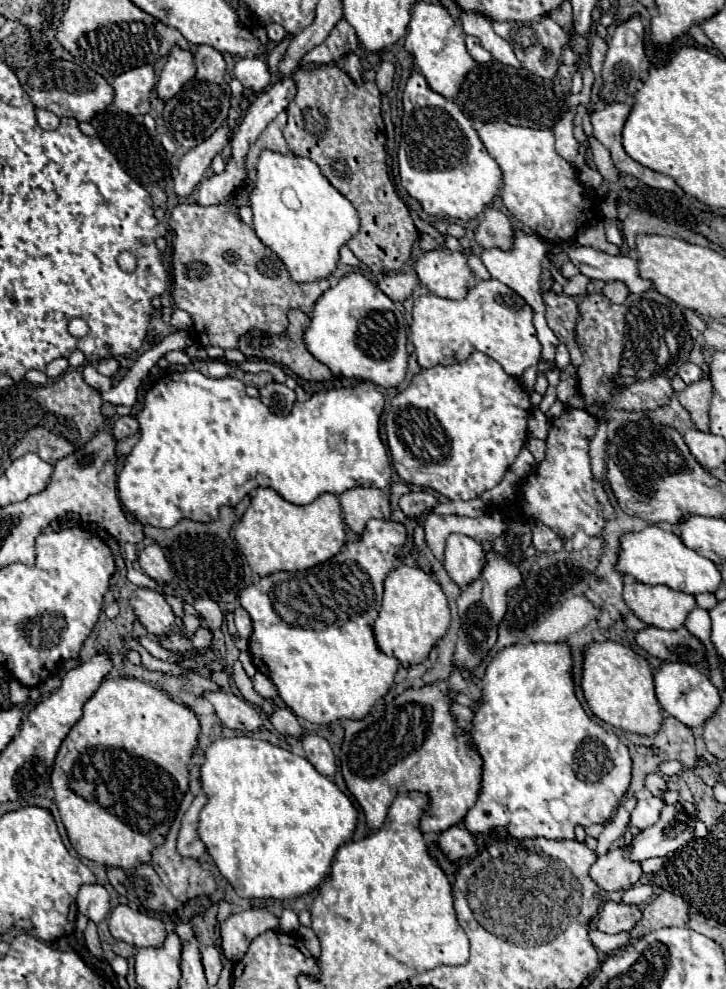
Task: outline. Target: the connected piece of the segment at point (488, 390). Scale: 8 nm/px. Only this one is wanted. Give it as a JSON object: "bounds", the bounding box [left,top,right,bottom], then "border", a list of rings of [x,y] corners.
{"bounds":[385,352,531,500],"border":[[[473,352],[467,360],[463,362],[455,362],[455,364],[449,364],[449,366],[443,366],[443,364],[437,364],[433,368],[427,368],[419,374],[413,376],[409,388],[405,388],[403,392],[399,392],[385,408],[385,432],[387,432],[387,444],[389,444],[389,450],[391,450],[391,456],[393,456],[393,466],[397,470],[397,474],[411,486],[419,486],[419,488],[433,488],[435,492],[439,492],[441,496],[445,496],[447,500],[471,500],[471,498],[479,498],[485,490],[491,490],[495,488],[505,472],[511,468],[511,464],[515,462],[517,454],[521,452],[521,448],[525,446],[527,442],[527,418],[531,414],[531,404],[529,404],[529,394],[521,388],[519,380],[505,374],[503,368],[489,356],[485,356],[483,352]]]}

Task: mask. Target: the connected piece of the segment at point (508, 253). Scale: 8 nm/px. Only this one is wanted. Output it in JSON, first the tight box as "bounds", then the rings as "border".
{"bounds":[481,228,559,360],"border":[[[515,228],[513,230],[513,248],[509,248],[509,250],[489,248],[489,250],[483,250],[481,252],[481,262],[487,266],[491,278],[495,278],[495,280],[503,282],[505,286],[509,286],[513,292],[517,292],[533,308],[533,324],[535,324],[539,342],[543,346],[543,352],[541,352],[541,358],[543,360],[553,360],[555,358],[555,348],[559,344],[555,332],[547,326],[547,320],[545,320],[545,304],[541,300],[541,290],[539,290],[541,260],[547,256],[549,248],[551,246],[541,236],[537,236],[533,232],[527,232],[527,230],[521,230],[521,228]]]}

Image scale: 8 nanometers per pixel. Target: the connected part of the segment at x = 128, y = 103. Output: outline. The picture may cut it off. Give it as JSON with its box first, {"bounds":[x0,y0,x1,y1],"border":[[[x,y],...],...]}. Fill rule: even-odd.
{"bounds":[113,64,155,114],"border":[[[151,64],[137,66],[113,80],[113,104],[129,114],[147,114],[151,108],[151,90],[155,86],[155,70]]]}

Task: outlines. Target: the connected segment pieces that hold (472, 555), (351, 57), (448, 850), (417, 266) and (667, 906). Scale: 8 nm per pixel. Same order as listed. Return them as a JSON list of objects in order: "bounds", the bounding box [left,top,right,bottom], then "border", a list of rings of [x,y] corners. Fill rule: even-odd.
[{"bounds":[443,534,483,588],"border":[[[451,534],[447,538],[443,566],[451,580],[463,588],[481,574],[483,546],[465,534]]]},{"bounds":[343,52,361,84],"border":[[[353,52],[345,56],[345,60],[343,60],[343,68],[345,68],[345,72],[353,78],[353,82],[361,84],[361,64],[359,64],[359,58],[357,58]]]},{"bounds":[437,824,477,862],"border":[[[461,824],[451,826],[449,830],[441,832],[437,838],[437,846],[449,862],[457,862],[461,858],[477,854],[475,838],[469,836],[469,832],[465,832],[465,828],[461,828]]]},{"bounds":[413,248,475,298],"border":[[[439,248],[421,254],[413,262],[413,270],[419,282],[441,298],[461,298],[475,282],[475,274],[467,266],[467,258],[461,252]]]},{"bounds":[631,892,689,938],"border":[[[663,892],[643,908],[643,918],[631,930],[631,938],[643,938],[663,926],[687,926],[687,914],[689,906],[679,896]]]}]

